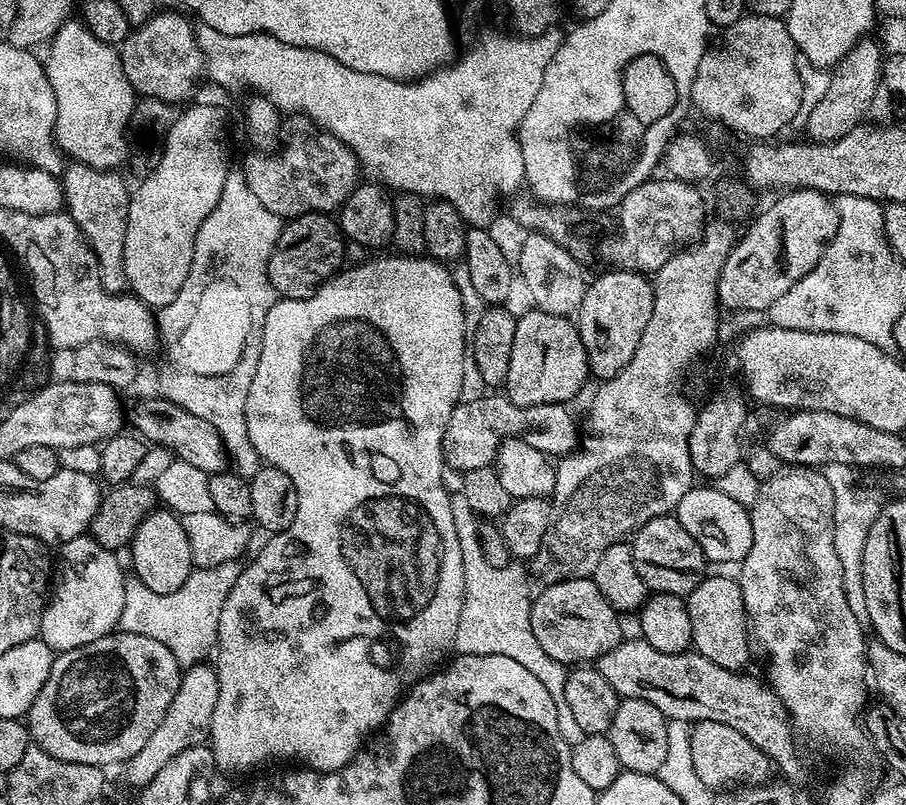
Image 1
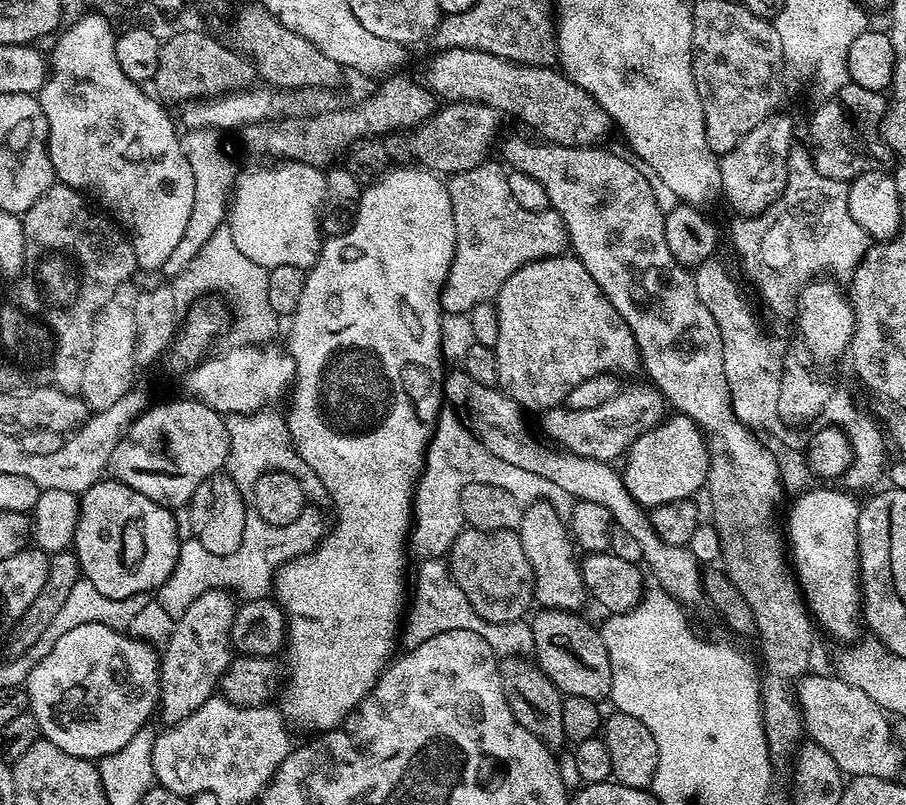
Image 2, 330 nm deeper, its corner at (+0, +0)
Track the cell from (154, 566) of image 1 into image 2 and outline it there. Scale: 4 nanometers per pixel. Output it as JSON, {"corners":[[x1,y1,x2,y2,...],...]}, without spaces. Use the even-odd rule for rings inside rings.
{"corners":[[105,478,97,482,94,486,90,486,90,490,86,490,79,497,78,501,80,505,80,517,78,518,76,529,74,530,72,548,80,563,80,571,83,579,93,583,95,589,97,589,100,594,106,595,108,598,112,599,128,598,130,595,136,595,139,592,148,594,167,582,167,579,170,578,172,571,175,568,176,560,179,558,182,541,181,534,179,535,176,533,176,531,178,531,178,525,173,509,162,507,158,502,146,498,146,494,138,494,138,490,130,490,130,486,120,483,120,481,115,478]]}

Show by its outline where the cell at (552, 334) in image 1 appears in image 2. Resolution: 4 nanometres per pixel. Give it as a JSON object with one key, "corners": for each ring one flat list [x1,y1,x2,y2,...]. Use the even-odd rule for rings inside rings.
{"corners":[[563,254,545,260,532,261,515,270,497,293,494,303,498,314,498,362,499,387,521,409,540,408,552,410,567,401,574,386,605,374,640,372,640,350,630,326,614,310,614,306,602,294,598,282,590,278,590,270,582,266,575,255]]}

